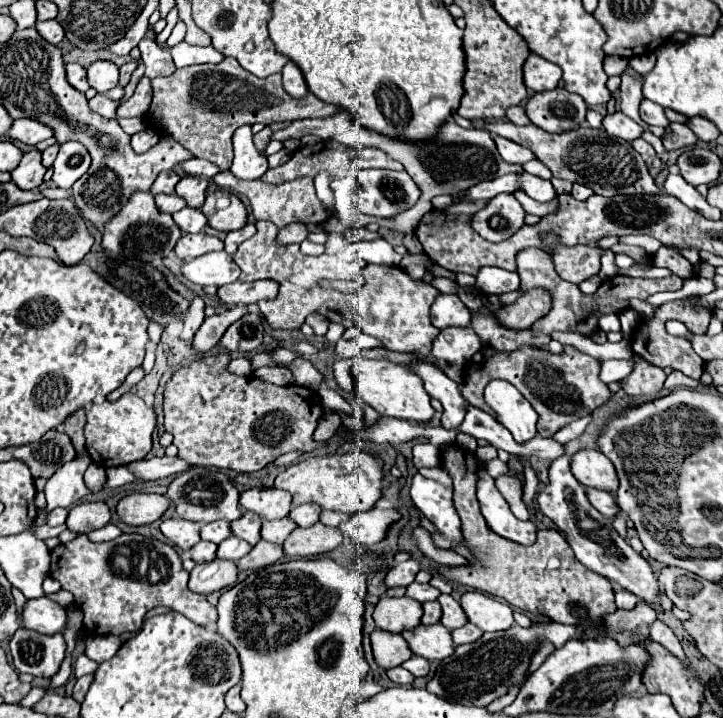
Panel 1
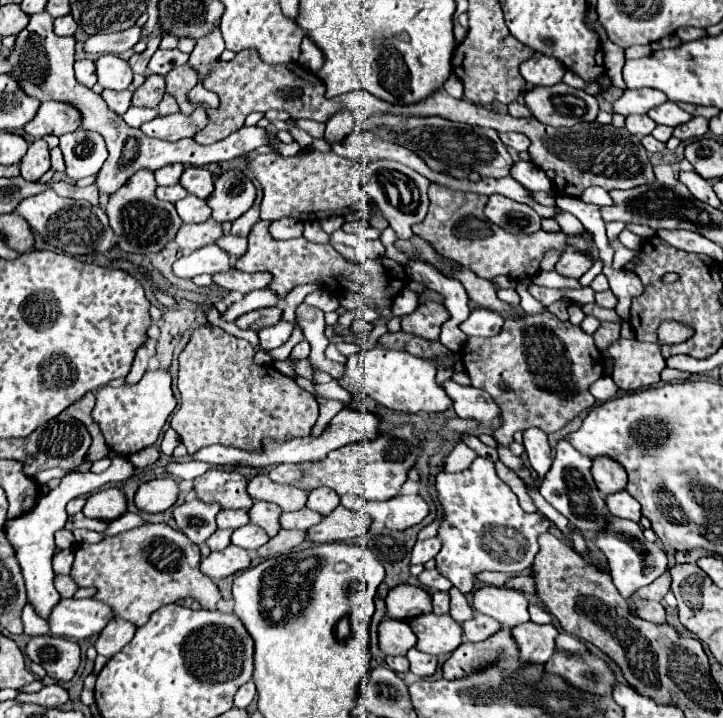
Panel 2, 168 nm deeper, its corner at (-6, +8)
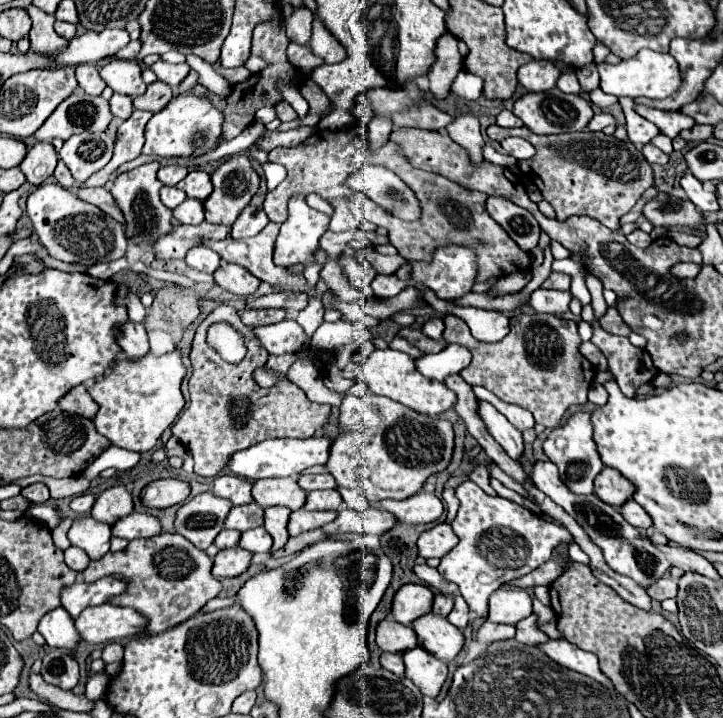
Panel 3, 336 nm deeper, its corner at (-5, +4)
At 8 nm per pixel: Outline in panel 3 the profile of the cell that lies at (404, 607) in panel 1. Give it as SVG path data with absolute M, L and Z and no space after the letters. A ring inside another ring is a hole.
M404 584L392 600L392 616L400 624L412 624L414 618L420 618L430 612L434 594L424 584Z

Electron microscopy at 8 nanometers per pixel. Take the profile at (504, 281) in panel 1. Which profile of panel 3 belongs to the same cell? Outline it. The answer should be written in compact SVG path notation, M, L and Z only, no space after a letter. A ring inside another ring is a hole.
M538 288L532 292L529 305L536 313L564 314L568 312L572 294L570 292L560 292L560 290L546 290Z

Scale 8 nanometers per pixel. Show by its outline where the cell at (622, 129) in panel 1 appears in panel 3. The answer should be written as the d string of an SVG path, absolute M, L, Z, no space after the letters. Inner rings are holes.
M619 97L623 113L626 114L626 130L628 130L628 138L636 144L636 146L644 146L648 144L656 134L660 134L660 130L648 122L646 118L642 118L636 110L634 110L634 102L629 97Z

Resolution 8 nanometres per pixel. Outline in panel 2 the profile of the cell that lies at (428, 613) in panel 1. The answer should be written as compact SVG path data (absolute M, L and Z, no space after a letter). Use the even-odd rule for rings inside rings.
M433 592L433 612L435 614L449 612L449 592Z

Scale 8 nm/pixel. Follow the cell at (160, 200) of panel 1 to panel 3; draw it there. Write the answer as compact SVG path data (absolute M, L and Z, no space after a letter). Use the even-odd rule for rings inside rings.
M162 188L160 190L160 200L162 200L162 204L164 206L168 206L168 208L176 208L178 204L182 204L184 200L186 200L188 196L186 196L186 192L184 190L180 190L180 188Z

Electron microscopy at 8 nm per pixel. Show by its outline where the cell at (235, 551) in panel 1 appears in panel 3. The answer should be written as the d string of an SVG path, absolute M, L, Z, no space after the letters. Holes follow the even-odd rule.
M260 526L260 528L252 528L242 532L242 538L238 542L240 548L248 550L248 552L268 552L272 546L272 538L270 534Z

